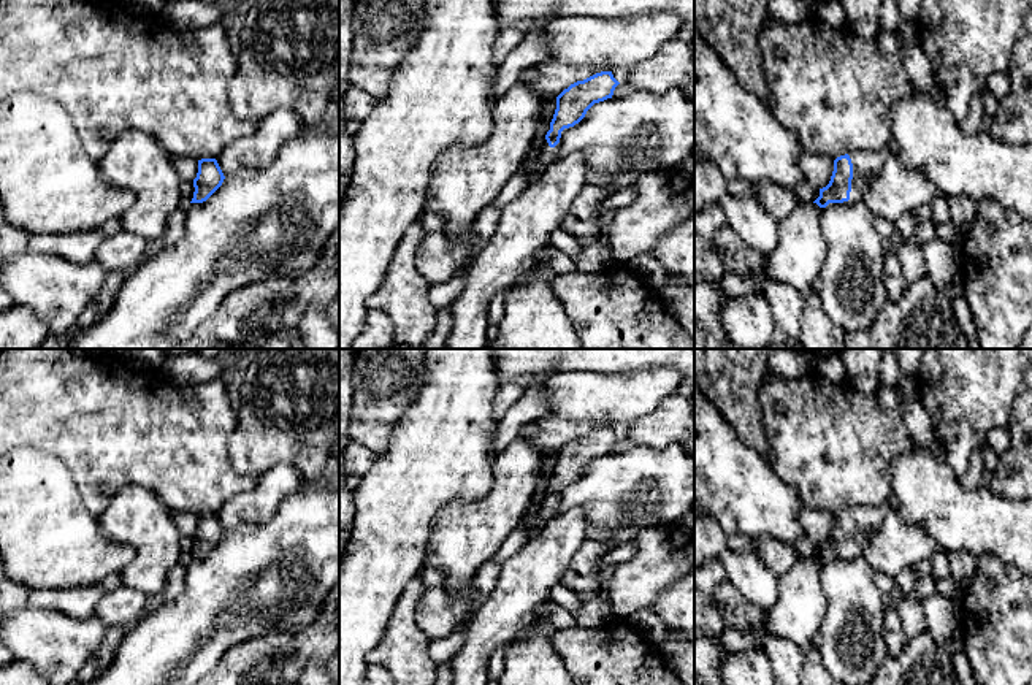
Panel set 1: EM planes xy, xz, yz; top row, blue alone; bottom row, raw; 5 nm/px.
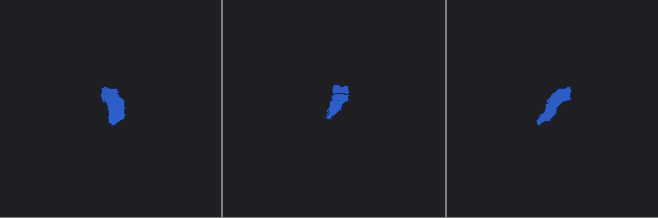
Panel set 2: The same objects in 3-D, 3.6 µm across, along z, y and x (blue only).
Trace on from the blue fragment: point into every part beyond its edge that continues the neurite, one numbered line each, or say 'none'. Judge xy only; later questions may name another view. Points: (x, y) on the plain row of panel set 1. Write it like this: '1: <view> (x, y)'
none

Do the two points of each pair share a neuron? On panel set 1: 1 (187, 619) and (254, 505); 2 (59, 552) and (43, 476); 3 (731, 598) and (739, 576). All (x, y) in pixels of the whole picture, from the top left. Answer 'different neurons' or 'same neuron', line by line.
1: different neurons
2: same neuron
3: different neurons

